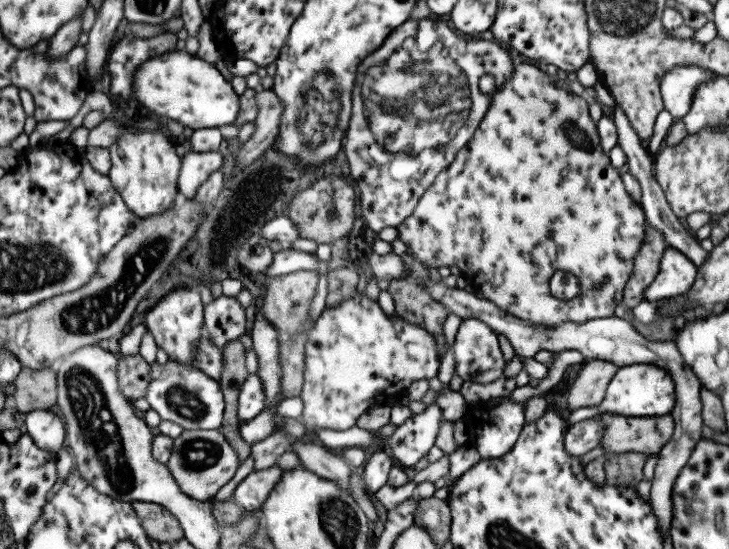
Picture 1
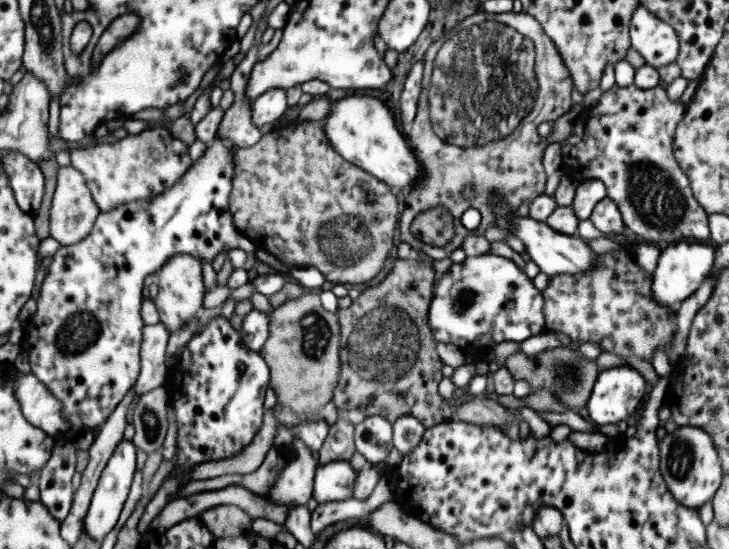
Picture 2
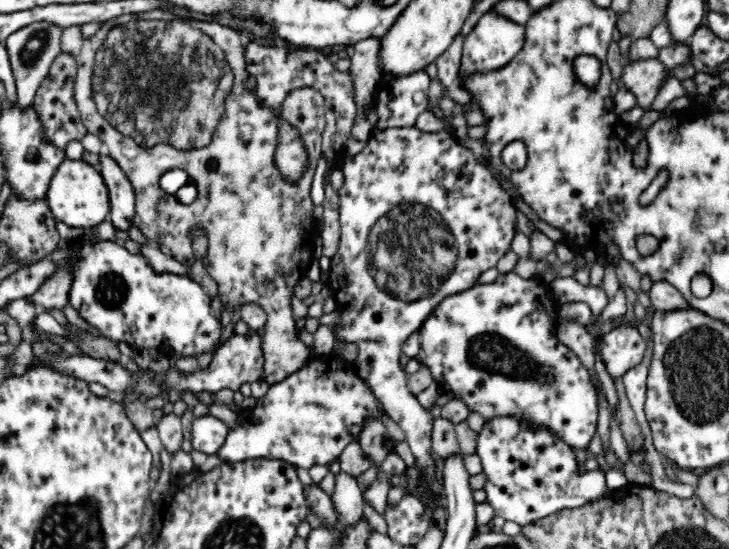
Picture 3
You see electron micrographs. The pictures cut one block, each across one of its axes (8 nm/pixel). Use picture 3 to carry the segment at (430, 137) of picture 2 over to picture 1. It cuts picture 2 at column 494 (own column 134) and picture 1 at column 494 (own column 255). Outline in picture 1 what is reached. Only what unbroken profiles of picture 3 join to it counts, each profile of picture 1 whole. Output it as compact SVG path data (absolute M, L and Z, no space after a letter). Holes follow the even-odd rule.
M511 53L510 58L512 74L503 80L501 87L493 93L489 107L483 113L469 142L457 152L455 160L443 172L439 172L429 187L423 191L411 215L407 215L407 218L396 226L397 238L407 246L408 254L429 268L457 266L461 274L472 282L476 290L482 292L483 299L493 302L497 308L503 309L515 318L551 327L561 322L583 323L595 318L613 316L615 306L622 302L623 287L633 269L633 257L641 245L645 227L649 225L649 222L645 220L640 204L637 205L625 192L621 177L611 166L607 154L601 150L596 122L593 122L588 115L588 102L582 96L577 96L569 90L551 85L550 77L542 68L538 69L536 64L526 61L517 53ZM555 270L571 272L578 279L579 290L573 298L561 300L549 293L549 278Z

